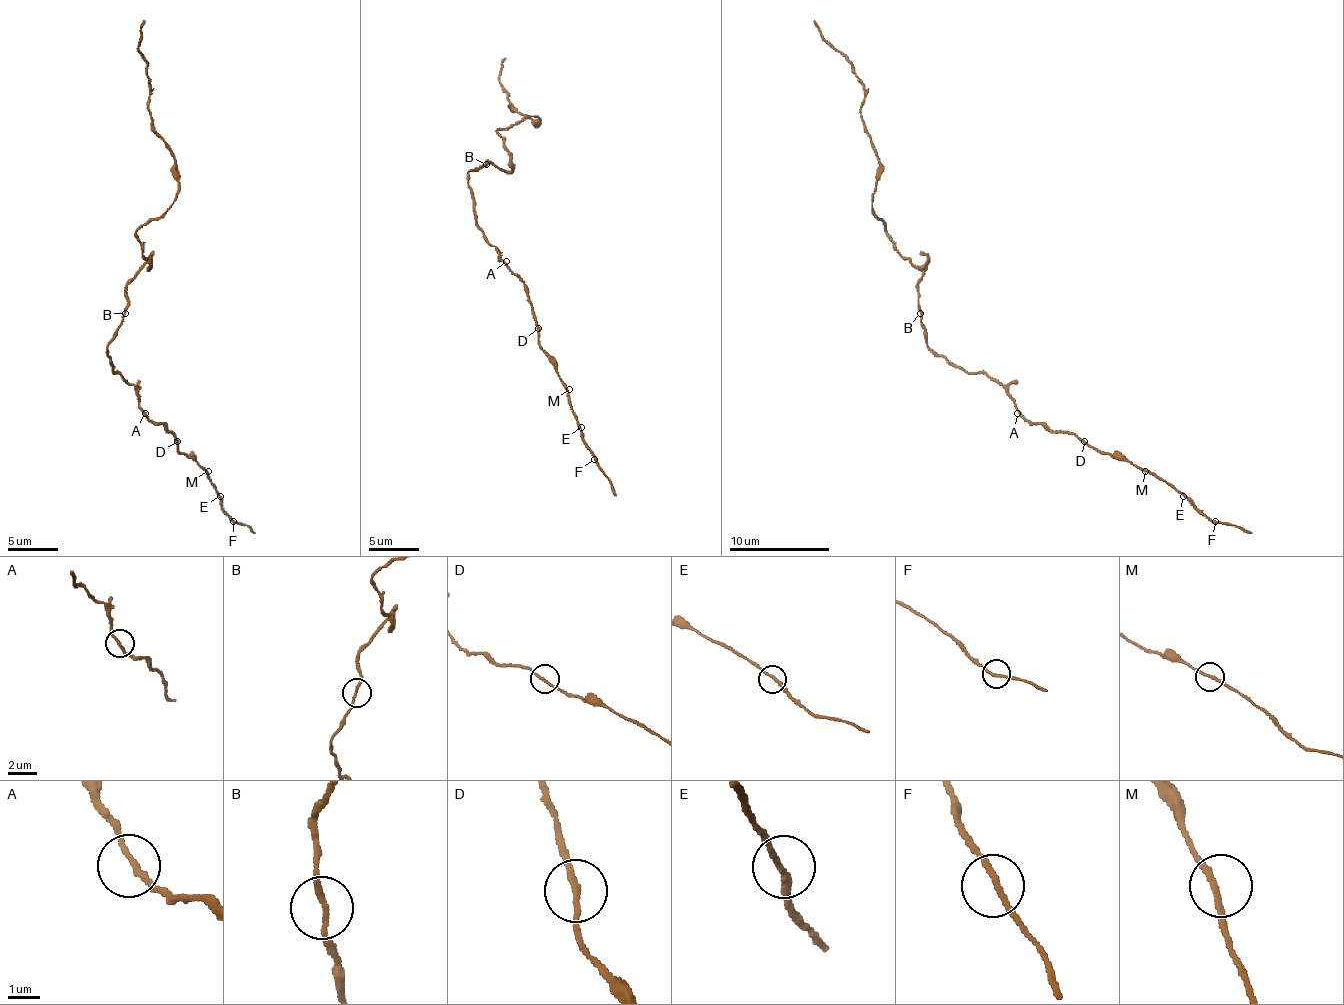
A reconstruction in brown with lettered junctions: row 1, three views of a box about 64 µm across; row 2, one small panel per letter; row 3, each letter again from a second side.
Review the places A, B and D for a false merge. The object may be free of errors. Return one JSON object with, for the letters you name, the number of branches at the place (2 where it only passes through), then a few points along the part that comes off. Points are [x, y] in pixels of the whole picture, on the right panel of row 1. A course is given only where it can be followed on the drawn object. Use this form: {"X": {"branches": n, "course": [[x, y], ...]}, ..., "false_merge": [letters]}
{"false_merge": []}

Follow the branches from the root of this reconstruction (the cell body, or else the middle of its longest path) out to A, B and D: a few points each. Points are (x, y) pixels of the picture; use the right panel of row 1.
A: (927, 345), (970, 373), (985, 373), (995, 378), (1005, 388), (1017, 413)
B: (927, 345), (920, 313)
D: (927, 345), (970, 373), (985, 373), (995, 378), (1027, 420), (1043, 423), (1060, 433), (1075, 433), (1085, 440)

